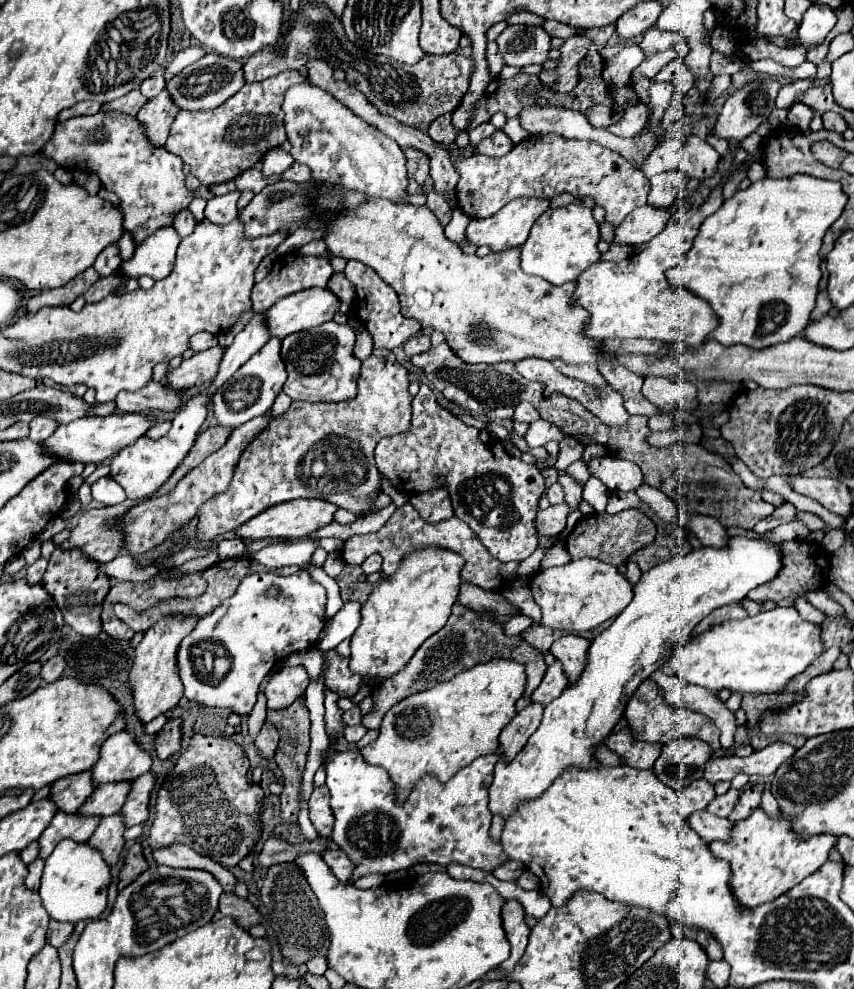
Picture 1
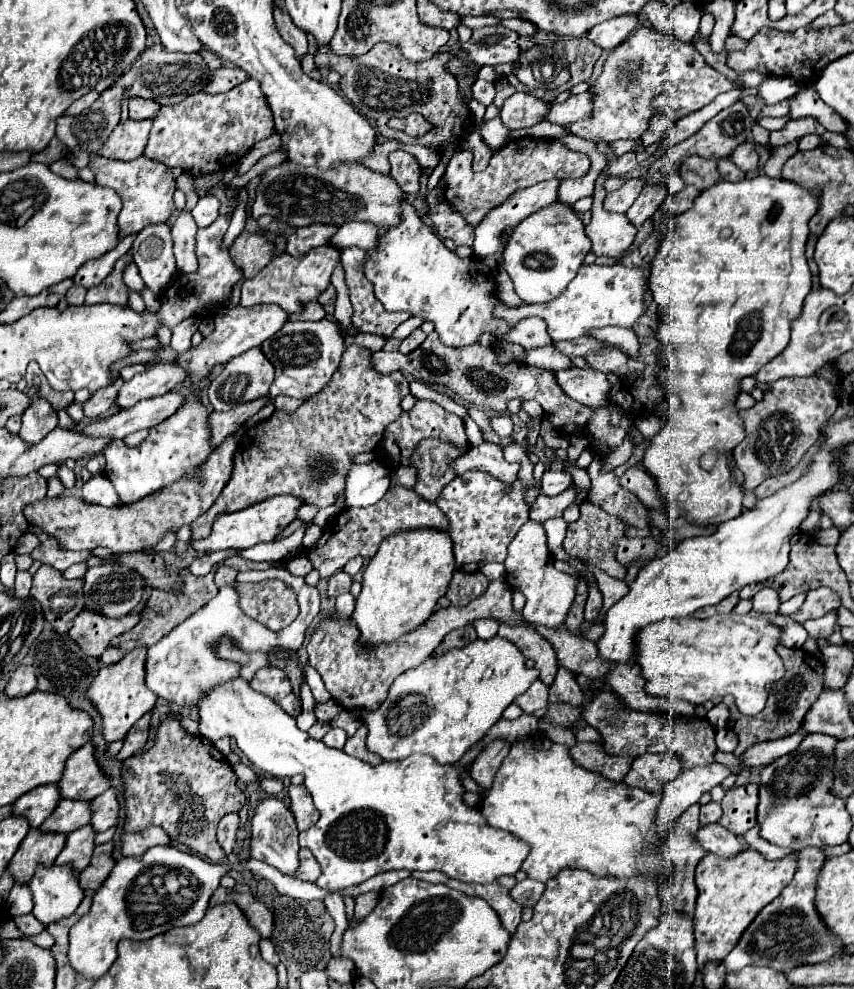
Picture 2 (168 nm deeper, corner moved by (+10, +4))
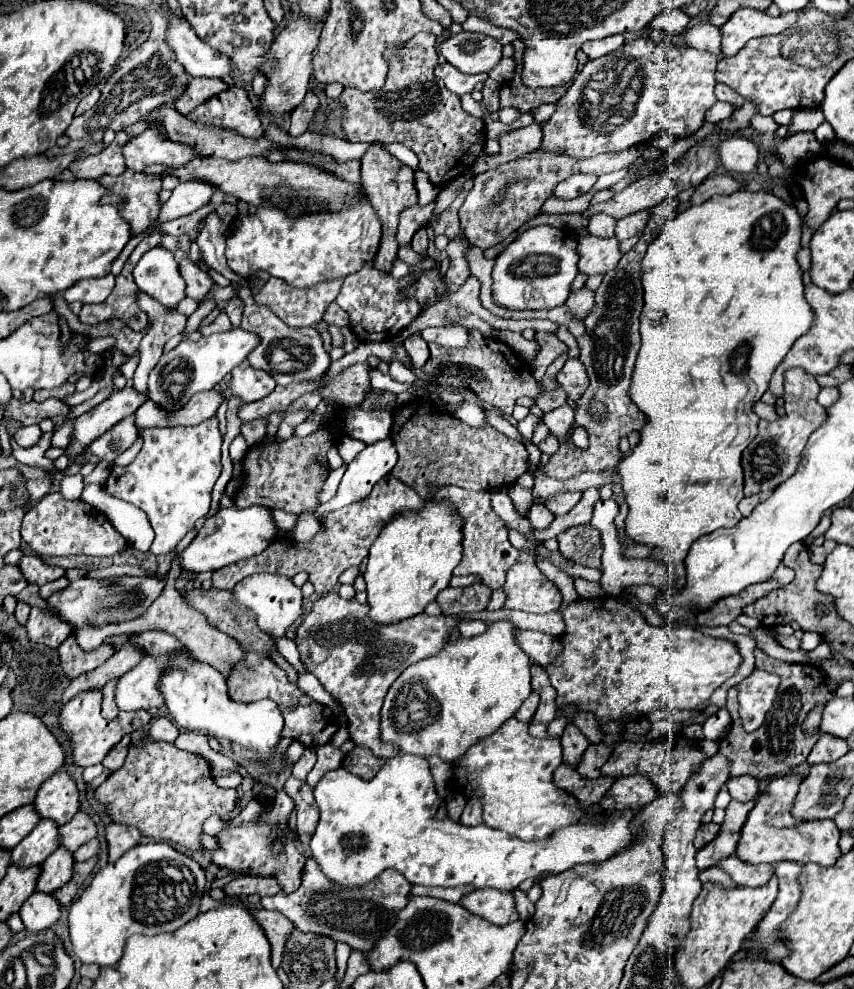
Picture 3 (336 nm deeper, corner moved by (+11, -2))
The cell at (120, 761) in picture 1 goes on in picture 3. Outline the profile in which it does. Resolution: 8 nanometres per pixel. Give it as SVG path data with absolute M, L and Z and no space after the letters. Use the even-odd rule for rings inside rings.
M67 768L55 772L47 782L43 782L33 804L41 818L51 818L59 826L67 824L81 808L73 774Z

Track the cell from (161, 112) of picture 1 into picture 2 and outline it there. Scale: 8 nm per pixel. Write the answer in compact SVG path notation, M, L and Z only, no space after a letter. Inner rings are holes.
M126 120L114 128L114 132L108 136L106 144L98 150L104 158L114 160L136 160L144 152L144 144L150 134L152 120Z

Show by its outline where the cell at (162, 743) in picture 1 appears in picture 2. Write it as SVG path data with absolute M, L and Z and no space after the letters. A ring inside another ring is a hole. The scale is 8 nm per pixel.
M144 714L144 716L132 726L132 730L130 730L130 732L126 734L126 738L124 738L122 750L118 752L118 758L120 758L120 760L130 758L132 754L136 754L138 750L144 748L146 738L148 738L148 724L150 724L150 714Z

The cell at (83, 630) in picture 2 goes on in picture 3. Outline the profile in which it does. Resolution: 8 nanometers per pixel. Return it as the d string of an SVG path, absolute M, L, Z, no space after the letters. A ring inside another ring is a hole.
M71 634L57 650L59 650L61 664L63 664L63 670L67 672L67 676L77 678L83 672L89 672L89 670L97 668L99 664L103 664L115 652L115 646L113 644L101 644L99 648L85 652L79 648L75 636Z

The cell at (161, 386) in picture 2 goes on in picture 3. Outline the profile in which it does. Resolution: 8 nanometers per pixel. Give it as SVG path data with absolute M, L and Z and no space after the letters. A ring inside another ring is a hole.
M133 386L115 390L99 406L91 408L89 412L85 412L77 418L75 432L71 436L71 446L67 448L67 454L81 454L85 450L85 446L91 444L91 440L101 436L109 428L113 428L125 416L135 414L137 408L147 400L149 400L149 396L145 392L137 392Z

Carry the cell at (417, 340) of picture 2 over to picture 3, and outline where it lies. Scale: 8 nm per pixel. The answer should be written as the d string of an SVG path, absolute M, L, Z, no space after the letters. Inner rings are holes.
M417 332L417 334L409 336L409 338L403 342L403 346L405 346L405 350L409 352L409 356L411 356L411 360L413 360L413 366L415 366L415 368L421 368L421 366L425 364L427 356L429 356L427 342L421 338L421 334Z

